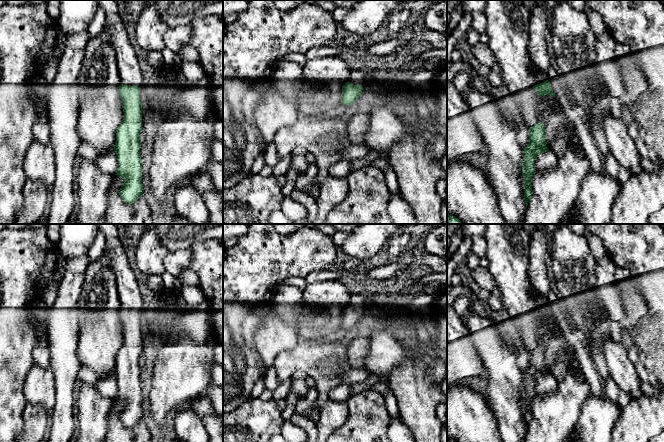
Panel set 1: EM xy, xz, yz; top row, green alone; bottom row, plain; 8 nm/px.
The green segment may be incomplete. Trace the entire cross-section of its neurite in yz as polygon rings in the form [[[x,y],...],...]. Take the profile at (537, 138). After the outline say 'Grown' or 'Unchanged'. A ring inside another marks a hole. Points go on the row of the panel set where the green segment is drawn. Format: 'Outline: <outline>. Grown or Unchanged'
Outline: [[[538,122],[533,127],[529,128],[529,143],[523,148],[522,176],[524,178],[524,201],[526,208],[533,195],[531,182],[532,177],[536,173],[534,166],[535,159],[540,153],[548,150],[544,124]]]. Unchanged

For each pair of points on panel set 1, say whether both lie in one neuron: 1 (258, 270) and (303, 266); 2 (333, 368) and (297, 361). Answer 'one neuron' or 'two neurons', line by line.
1: one neuron
2: one neuron

